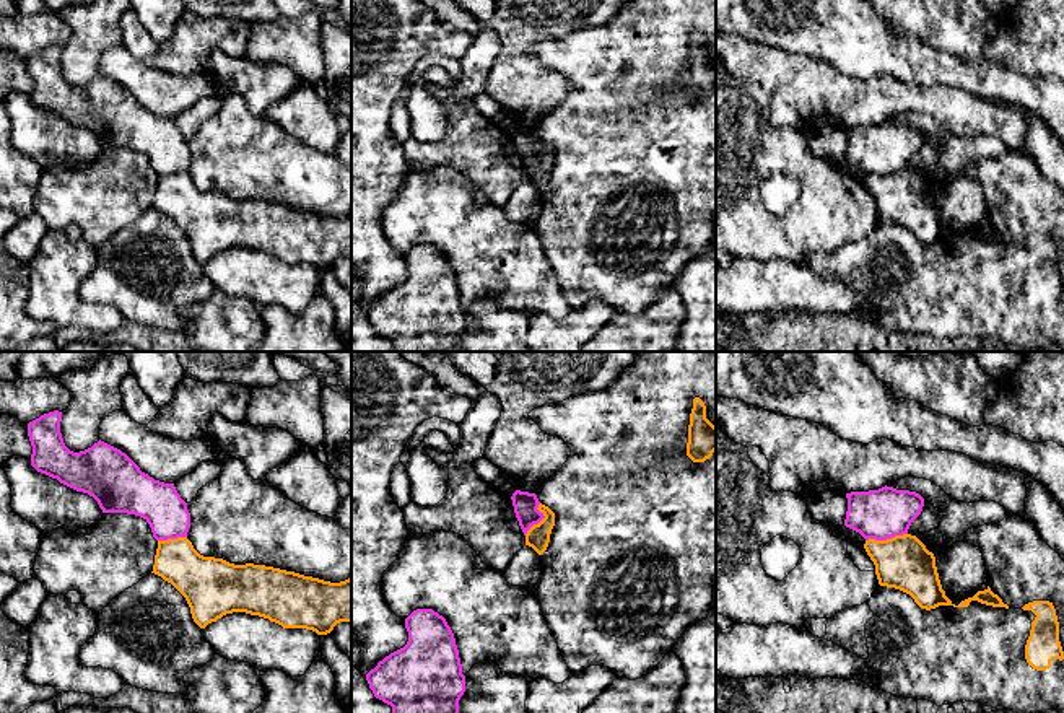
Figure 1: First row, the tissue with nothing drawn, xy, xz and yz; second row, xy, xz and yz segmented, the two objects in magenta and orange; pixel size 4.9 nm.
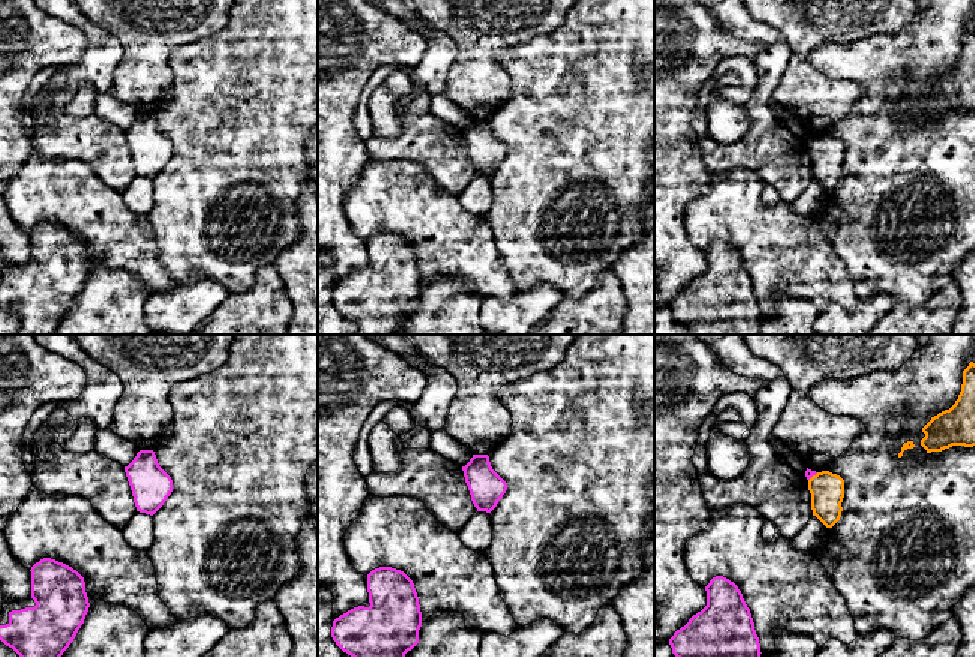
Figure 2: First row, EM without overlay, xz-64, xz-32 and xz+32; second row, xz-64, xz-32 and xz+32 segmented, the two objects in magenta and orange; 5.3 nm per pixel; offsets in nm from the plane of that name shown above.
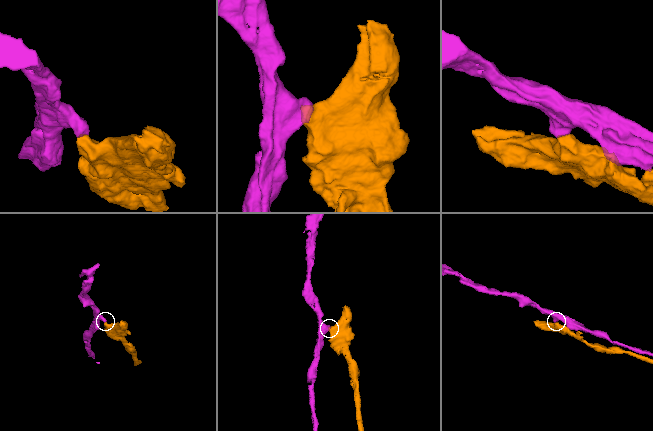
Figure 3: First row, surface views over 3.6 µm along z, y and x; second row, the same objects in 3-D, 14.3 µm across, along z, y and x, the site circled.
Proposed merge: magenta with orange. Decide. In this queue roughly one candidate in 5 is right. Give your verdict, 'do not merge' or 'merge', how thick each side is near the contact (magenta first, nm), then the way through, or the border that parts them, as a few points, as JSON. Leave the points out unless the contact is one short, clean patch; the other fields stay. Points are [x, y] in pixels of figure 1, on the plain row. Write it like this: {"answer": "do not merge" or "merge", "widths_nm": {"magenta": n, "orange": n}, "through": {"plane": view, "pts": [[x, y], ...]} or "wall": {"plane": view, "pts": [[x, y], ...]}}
{"answer": "do not merge", "widths_nm": {"magenta": 240, "orange": 260}, "wall": {"plane": "yz", "pts": [[907, 168], [866, 176]]}}

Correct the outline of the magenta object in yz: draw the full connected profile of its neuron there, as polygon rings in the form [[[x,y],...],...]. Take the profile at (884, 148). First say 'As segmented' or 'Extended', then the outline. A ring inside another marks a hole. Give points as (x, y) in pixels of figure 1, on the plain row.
As segmented. [[[887,120],[879,125],[851,127],[846,133],[844,161],[859,168],[866,176],[887,176],[908,169],[911,158],[924,142],[919,129]]]

